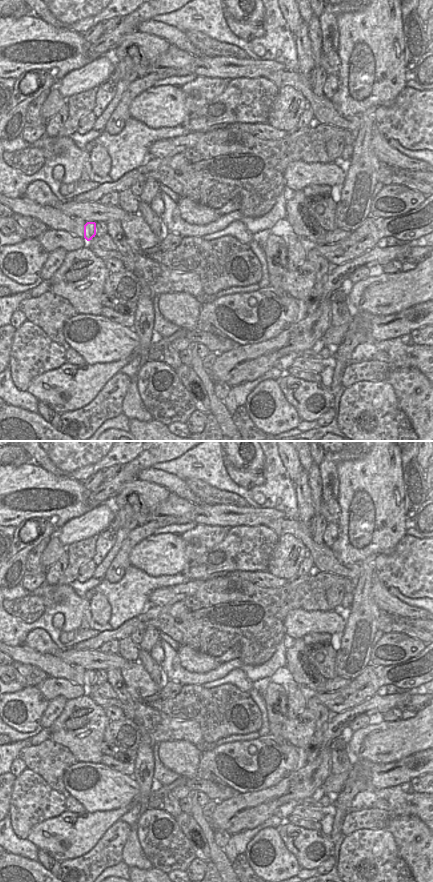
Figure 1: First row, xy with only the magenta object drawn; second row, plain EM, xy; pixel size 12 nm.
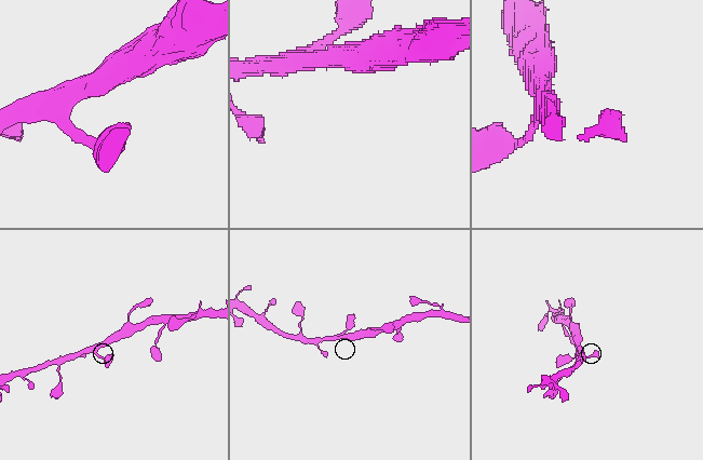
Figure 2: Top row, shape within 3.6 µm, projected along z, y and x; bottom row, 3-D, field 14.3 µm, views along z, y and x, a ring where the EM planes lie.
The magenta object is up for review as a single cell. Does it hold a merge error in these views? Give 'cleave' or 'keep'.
keep

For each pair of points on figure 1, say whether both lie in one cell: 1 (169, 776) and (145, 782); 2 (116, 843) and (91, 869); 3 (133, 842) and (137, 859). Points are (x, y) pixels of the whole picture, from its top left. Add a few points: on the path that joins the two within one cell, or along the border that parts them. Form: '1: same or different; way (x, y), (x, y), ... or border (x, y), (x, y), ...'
1: different; border (154, 759), (153, 783)
2: same; way (110, 849), (96, 863)
3: same; way (133, 846), (133, 855)

